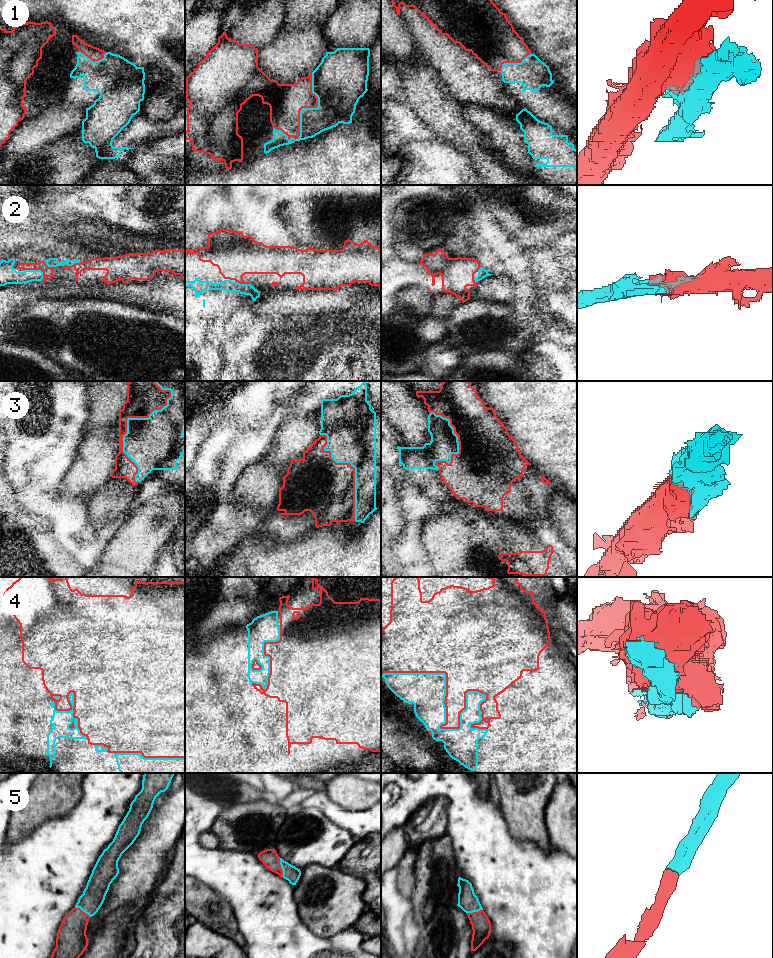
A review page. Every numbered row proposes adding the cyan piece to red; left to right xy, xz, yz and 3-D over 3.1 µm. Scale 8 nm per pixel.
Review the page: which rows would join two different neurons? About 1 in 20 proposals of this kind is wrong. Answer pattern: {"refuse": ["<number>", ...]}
{"refuse": ["1"]}

